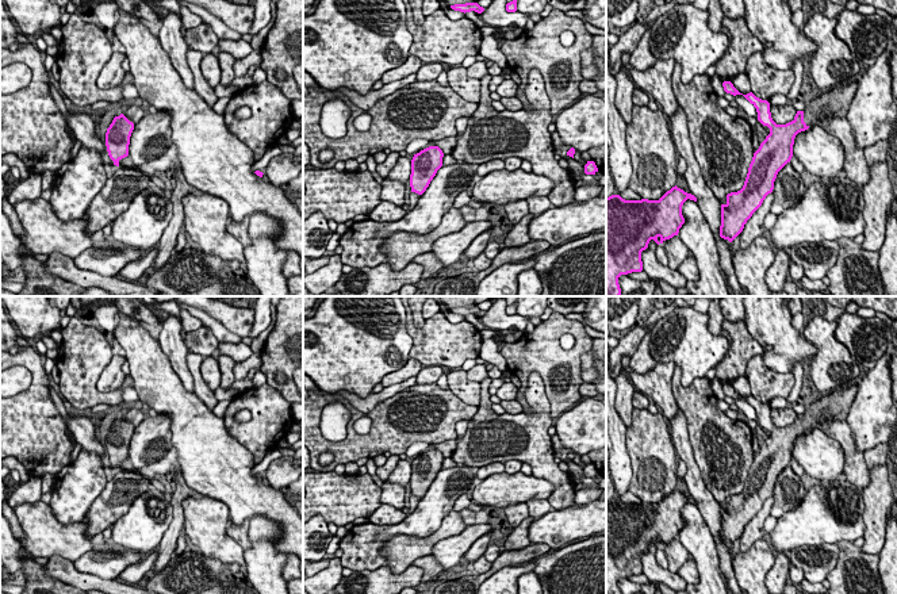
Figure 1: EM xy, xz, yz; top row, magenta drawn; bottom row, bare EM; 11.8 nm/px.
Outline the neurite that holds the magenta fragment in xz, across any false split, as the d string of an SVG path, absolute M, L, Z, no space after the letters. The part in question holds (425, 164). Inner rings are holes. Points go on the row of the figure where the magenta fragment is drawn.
M429 146L414 154L411 160L411 192L422 195L442 166L444 153L438 146Z

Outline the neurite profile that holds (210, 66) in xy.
M215 53L206 54L202 58L200 69L203 77L207 80L211 88L215 88L221 84L221 66L218 55Z

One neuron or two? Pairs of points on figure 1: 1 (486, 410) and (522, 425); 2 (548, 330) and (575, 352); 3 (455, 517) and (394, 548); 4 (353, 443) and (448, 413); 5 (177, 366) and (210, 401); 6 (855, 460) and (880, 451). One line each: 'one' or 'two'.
1: one
2: one
3: one
4: one
5: two
6: two

